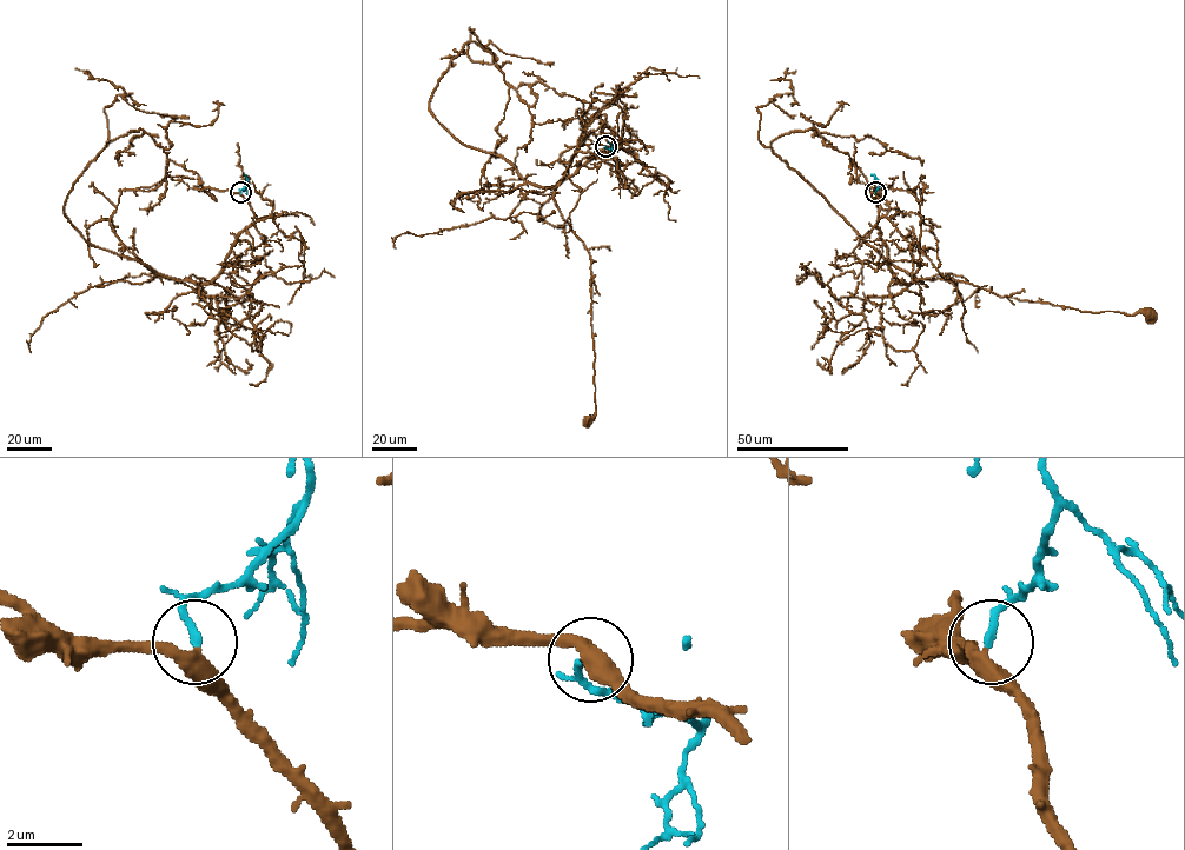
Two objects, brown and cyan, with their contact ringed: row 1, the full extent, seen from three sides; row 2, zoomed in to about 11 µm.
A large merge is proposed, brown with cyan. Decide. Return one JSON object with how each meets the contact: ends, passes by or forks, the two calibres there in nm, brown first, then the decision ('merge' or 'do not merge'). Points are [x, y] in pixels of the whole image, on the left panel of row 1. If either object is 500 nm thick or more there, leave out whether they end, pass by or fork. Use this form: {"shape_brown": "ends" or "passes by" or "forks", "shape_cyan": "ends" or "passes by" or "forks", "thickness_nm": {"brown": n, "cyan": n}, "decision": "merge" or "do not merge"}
{"shape_brown": "passes by", "shape_cyan": "ends", "thickness_nm": {"brown": 360, "cyan": 220}, "decision": "merge"}

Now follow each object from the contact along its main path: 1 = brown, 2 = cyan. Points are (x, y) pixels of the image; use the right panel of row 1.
1: (875, 193), (888, 269), (901, 283), (937, 274), (1001, 297), (1094, 313), (1150, 314)
2: (875, 192), (879, 184), (874, 178), (874, 183)

